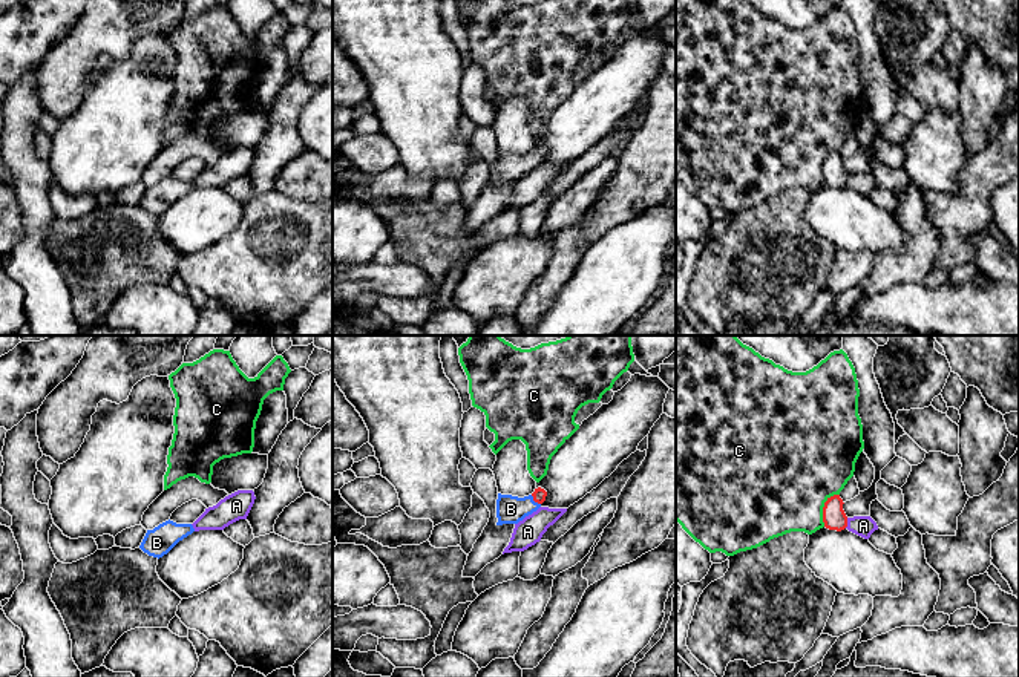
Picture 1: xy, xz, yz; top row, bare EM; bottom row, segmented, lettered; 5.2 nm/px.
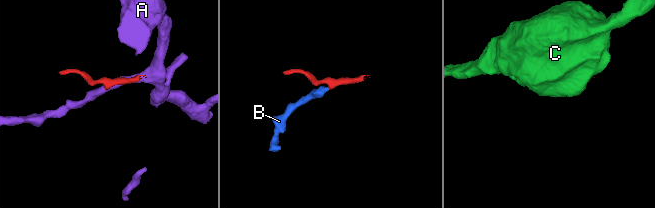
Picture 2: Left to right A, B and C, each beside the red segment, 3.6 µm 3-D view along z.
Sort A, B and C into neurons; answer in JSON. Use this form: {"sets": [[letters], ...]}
{"sets": [["A"], ["B"], ["C"]]}

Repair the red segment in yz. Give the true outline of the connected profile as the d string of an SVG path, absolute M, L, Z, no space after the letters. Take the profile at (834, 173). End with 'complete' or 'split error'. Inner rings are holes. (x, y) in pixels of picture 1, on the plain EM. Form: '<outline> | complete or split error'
M840 152L827 155L823 164L823 179L826 185L841 188L847 184L847 173L843 167L843 161Z | complete

